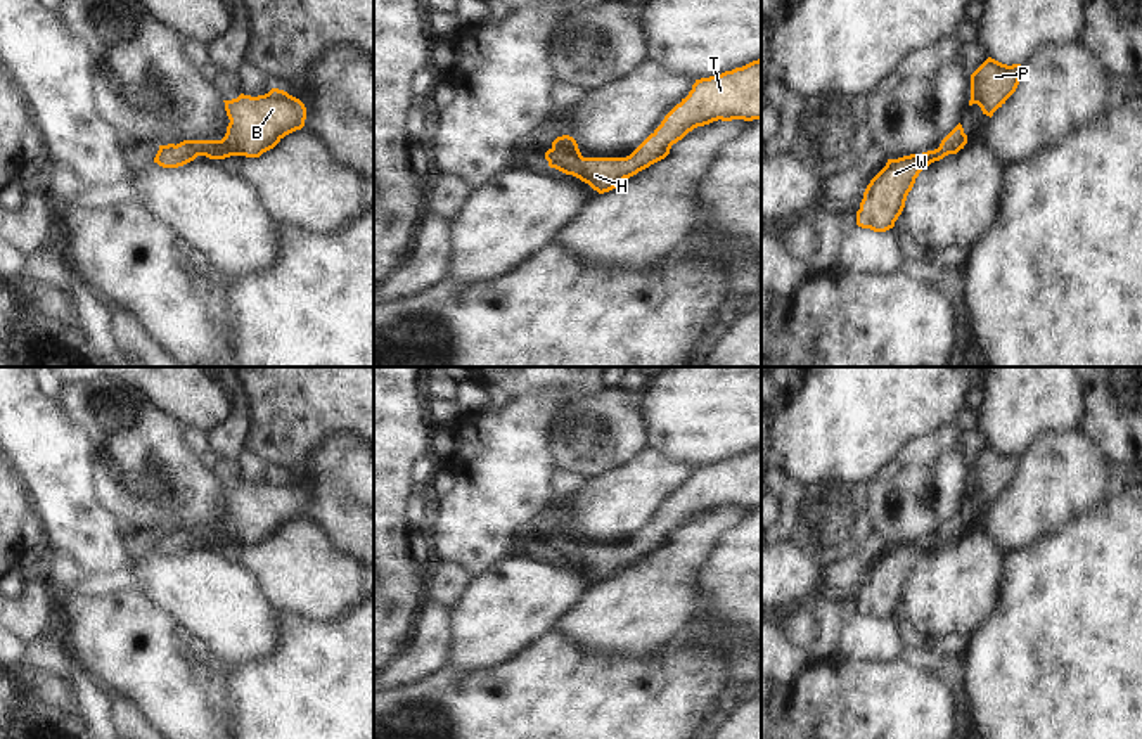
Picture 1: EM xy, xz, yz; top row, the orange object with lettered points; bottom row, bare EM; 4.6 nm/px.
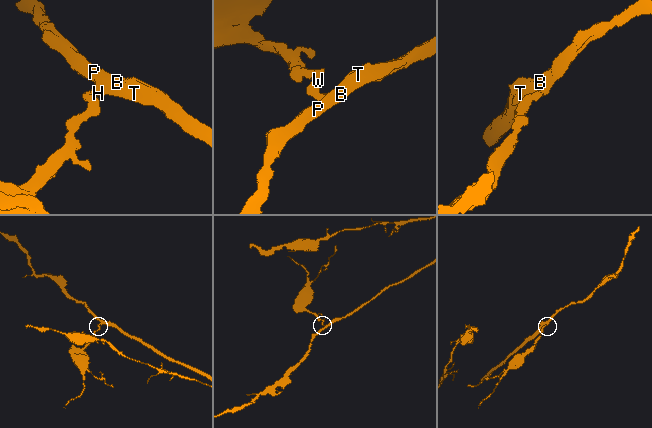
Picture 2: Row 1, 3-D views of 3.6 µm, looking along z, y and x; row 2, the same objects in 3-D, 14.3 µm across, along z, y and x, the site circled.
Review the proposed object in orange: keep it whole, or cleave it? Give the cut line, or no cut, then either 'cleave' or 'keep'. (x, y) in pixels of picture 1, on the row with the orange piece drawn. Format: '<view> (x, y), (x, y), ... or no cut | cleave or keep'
no cut | keep

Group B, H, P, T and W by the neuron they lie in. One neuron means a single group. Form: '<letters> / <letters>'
B H P T W

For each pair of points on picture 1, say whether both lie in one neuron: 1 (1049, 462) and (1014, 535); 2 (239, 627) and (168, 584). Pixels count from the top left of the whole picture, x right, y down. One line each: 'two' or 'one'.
1: one
2: one

